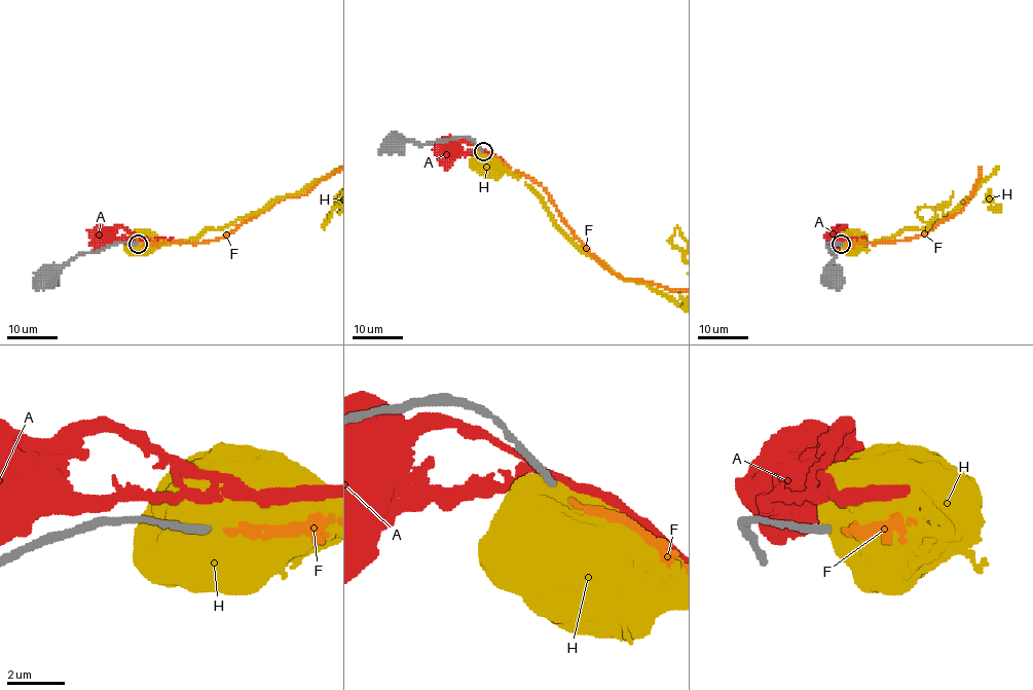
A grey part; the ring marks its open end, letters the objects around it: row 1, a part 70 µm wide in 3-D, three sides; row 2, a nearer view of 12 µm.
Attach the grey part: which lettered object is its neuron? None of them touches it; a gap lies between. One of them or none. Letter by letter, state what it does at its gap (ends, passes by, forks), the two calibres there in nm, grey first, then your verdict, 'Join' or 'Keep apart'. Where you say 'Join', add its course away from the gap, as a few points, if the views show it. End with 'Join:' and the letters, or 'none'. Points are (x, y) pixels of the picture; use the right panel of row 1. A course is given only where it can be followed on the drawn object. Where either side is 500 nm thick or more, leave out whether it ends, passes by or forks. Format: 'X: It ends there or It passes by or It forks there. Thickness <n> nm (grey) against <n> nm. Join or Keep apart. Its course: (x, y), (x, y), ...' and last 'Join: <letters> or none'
A: It passes by. Thickness 240 nm (grey) against 320 nm. Keep apart
F: It ends there. Thickness 240 nm (grey) against 260 nm. Join
H: Thickness 240 nm (grey) against 750 nm. Keep apart
Join: F

